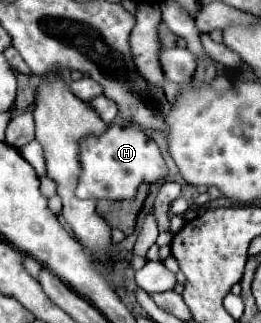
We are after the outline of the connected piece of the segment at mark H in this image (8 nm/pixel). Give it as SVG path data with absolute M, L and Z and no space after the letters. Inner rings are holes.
M109 126L103 138L87 138L83 142L83 174L79 178L79 198L133 198L141 182L157 182L165 176L165 160L153 140L137 126Z

